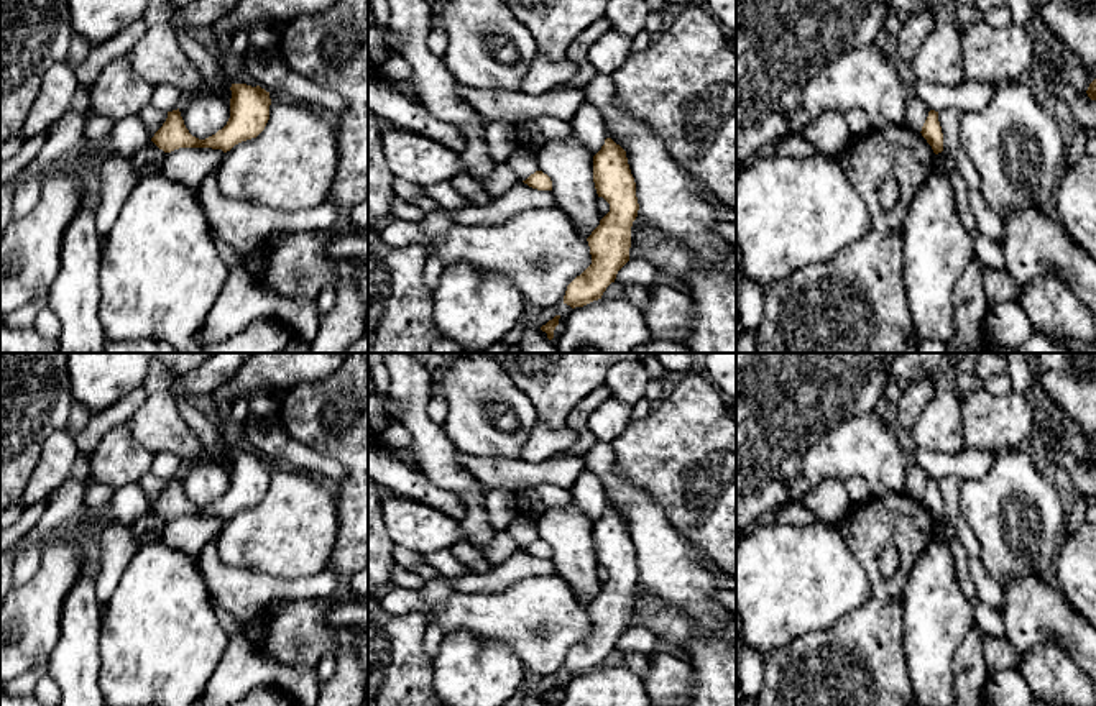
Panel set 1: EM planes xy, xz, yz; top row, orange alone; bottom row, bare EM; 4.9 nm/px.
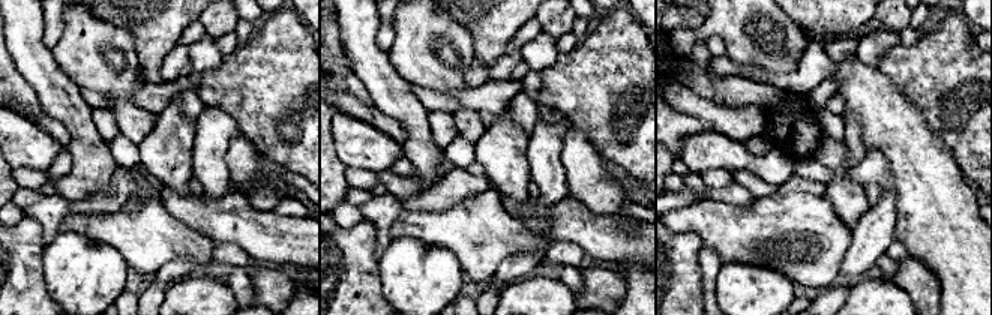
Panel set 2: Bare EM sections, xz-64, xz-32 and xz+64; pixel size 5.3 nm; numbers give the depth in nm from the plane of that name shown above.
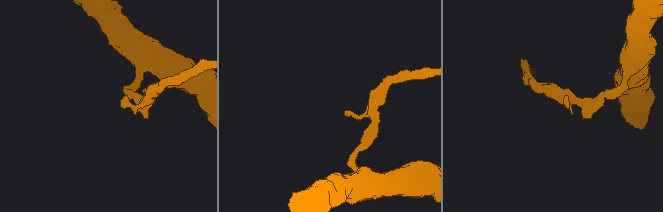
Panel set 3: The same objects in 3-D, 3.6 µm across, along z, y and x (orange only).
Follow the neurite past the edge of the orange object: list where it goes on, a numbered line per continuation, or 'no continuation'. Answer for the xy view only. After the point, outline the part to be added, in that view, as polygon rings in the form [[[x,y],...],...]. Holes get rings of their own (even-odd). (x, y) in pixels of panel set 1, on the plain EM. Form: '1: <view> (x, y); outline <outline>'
no continuation

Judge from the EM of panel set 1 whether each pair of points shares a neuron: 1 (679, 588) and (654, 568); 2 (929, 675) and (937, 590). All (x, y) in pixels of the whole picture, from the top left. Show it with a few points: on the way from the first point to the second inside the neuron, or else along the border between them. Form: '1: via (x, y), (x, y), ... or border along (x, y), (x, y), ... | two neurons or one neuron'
1: via (672, 582), (661, 570) | one neuron
2: via (930, 654), (935, 611) | one neuron

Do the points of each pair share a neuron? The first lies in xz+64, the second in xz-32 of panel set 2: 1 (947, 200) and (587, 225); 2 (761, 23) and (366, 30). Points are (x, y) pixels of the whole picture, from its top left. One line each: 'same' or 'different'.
1: different
2: different

